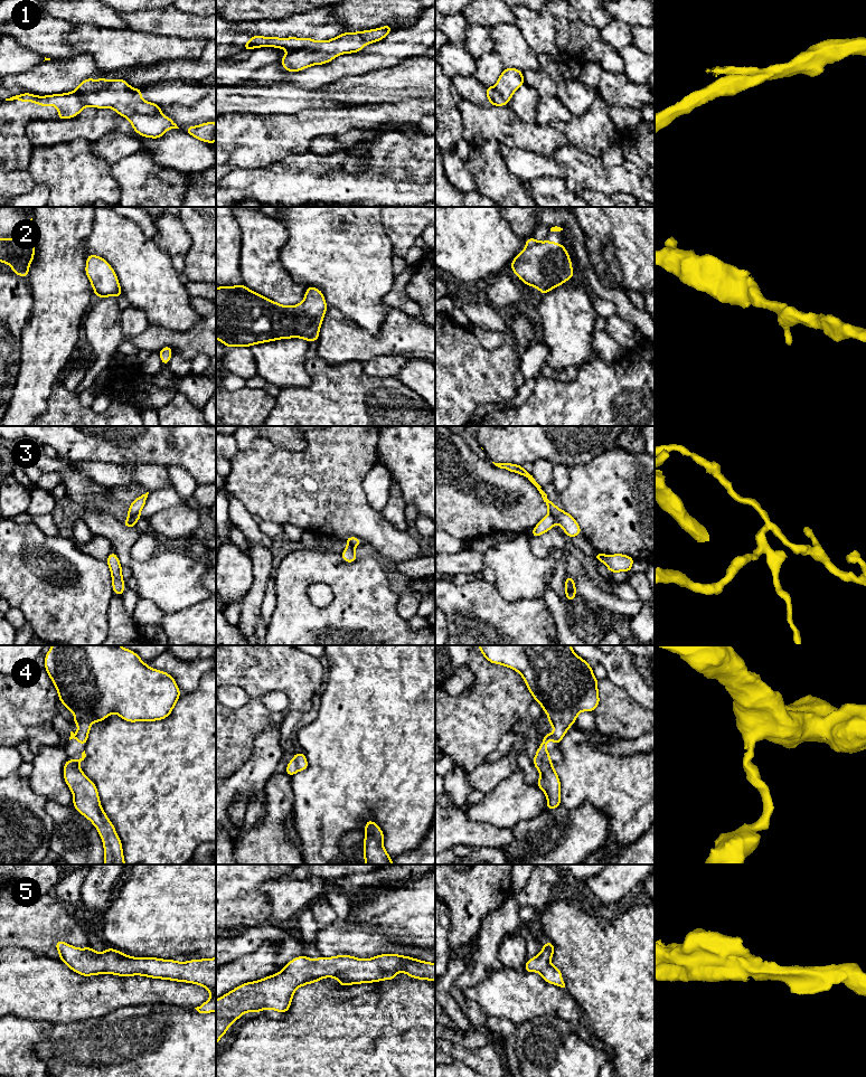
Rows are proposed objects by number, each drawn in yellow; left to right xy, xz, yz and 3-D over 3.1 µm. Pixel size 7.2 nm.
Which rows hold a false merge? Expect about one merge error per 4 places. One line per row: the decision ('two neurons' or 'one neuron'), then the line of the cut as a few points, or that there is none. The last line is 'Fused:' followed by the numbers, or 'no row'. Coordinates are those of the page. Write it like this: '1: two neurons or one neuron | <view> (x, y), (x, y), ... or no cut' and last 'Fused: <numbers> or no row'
1: one neuron | no cut
2: one neuron | no cut
3: two neurons | yz (558, 509), (555, 515), (549, 513)
4: one neuron | no cut
5: one neuron | no cut
Fused: 3

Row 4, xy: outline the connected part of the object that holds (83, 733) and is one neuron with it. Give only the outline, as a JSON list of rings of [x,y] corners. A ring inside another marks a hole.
[[[53,645],[46,653],[44,668],[57,689],[59,701],[75,715],[73,722],[79,726],[78,733],[70,731],[69,740],[75,738],[79,745],[87,744],[91,724],[106,719],[112,712],[129,722],[162,720],[172,712],[181,696],[172,676],[149,668],[135,652],[120,645]]]

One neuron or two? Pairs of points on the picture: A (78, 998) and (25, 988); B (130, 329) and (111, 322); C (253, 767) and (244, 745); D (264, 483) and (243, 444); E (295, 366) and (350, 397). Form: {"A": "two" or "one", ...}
{"A": "one", "B": "two", "C": "two", "D": "two", "E": "two"}

